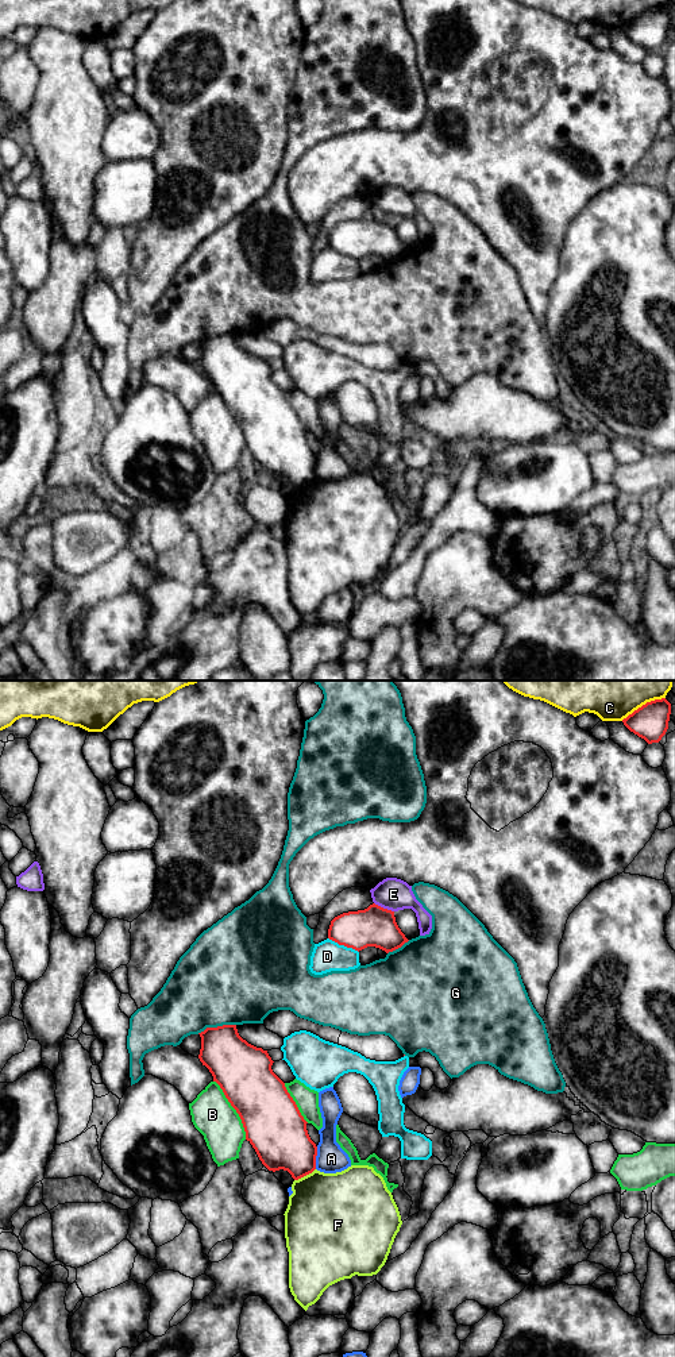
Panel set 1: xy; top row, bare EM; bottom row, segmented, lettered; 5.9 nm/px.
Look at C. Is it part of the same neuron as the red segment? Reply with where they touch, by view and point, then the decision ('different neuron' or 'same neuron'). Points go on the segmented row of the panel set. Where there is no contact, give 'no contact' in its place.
xy (643, 705) | different neuron

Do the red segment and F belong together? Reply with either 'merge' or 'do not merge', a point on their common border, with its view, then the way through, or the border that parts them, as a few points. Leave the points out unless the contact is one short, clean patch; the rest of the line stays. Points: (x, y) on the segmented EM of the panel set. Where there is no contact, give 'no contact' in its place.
do not merge | xy (304, 1175) | along xy (315, 1168), (294, 1180)

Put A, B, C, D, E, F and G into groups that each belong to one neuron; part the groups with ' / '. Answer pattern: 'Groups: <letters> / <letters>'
Groups: A / B / C / D / E / F / G

